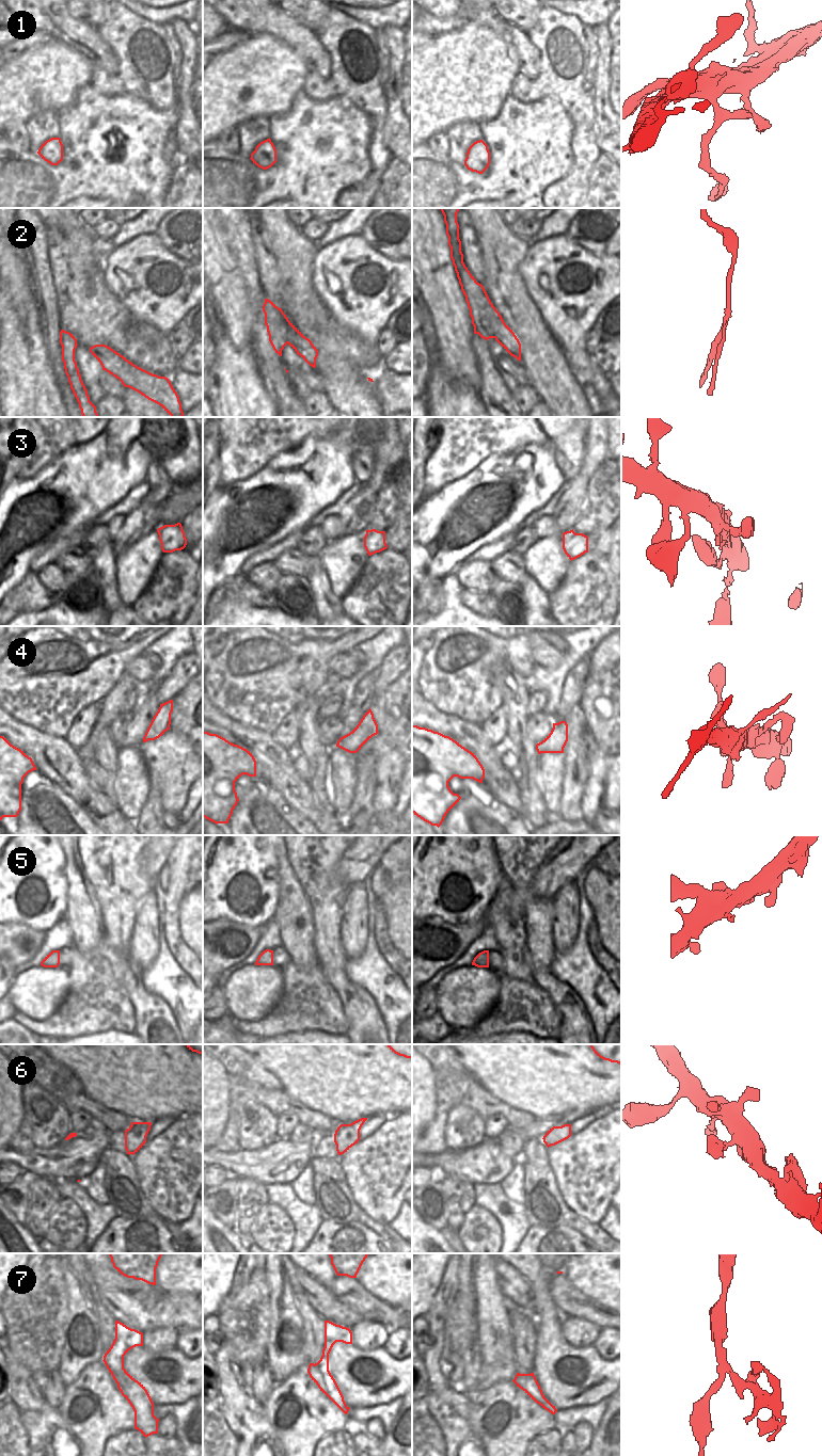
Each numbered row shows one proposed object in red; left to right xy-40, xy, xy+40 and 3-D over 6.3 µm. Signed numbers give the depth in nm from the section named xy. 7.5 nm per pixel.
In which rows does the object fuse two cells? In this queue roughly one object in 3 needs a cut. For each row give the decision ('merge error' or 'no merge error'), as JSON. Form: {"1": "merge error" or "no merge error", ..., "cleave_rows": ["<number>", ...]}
{"1": "merge error", "2": "merge error", "3": "no merge error", "4": "no merge error", "5": "no merge error", "6": "no merge error", "7": "merge error", "cleave_rows": ["1", "2", "7"]}

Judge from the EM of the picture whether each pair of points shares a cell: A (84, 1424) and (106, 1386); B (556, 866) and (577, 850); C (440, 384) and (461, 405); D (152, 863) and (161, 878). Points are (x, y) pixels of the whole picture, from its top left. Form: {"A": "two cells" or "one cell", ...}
{"A": "one cell", "B": "one cell", "C": "one cell", "D": "two cells"}

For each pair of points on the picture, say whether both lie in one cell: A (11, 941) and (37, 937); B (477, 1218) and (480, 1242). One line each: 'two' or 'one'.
A: one
B: one

